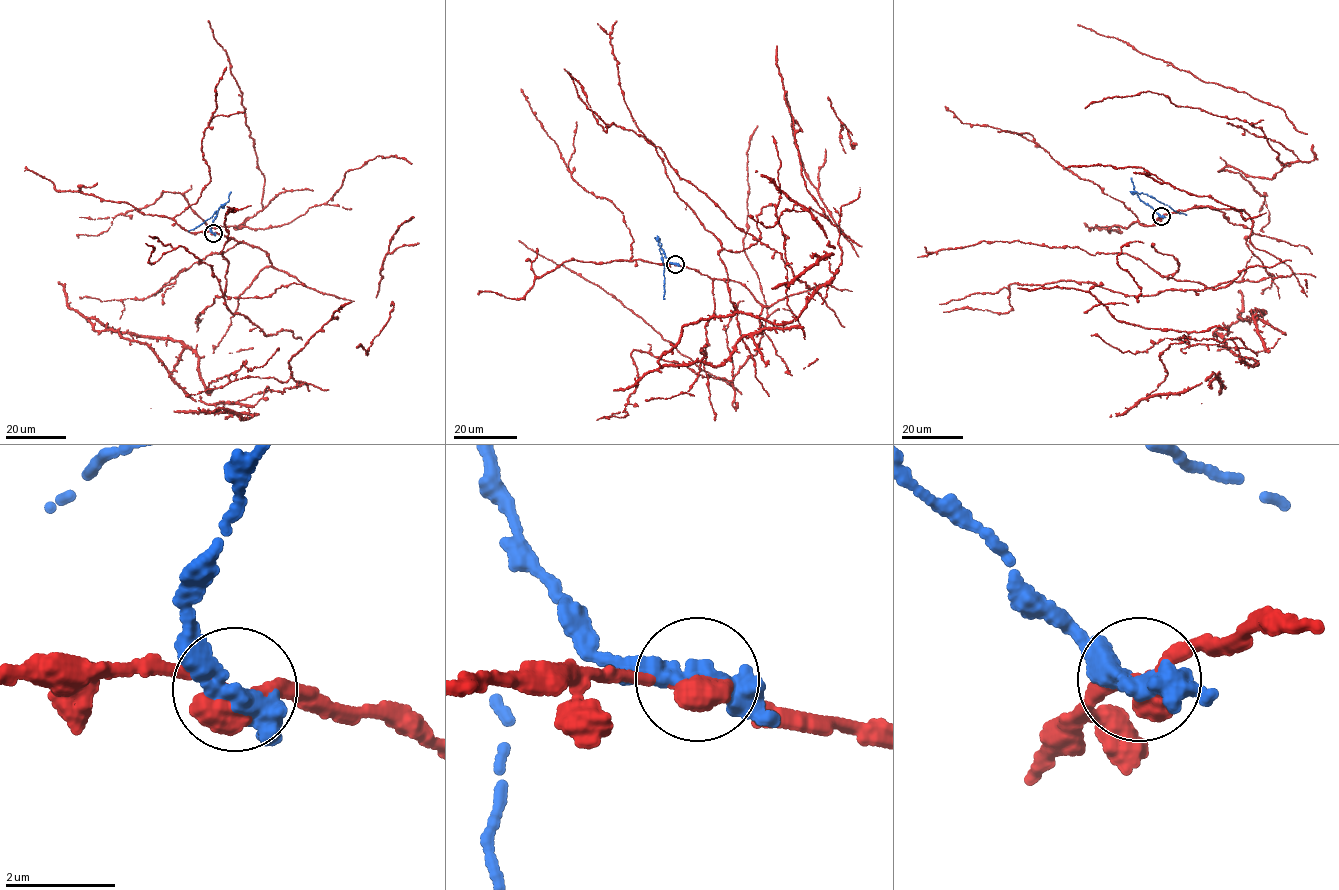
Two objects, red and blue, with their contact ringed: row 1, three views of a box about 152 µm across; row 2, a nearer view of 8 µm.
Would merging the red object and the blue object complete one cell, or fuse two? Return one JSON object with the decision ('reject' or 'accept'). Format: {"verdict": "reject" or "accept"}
{"verdict": "reject"}

